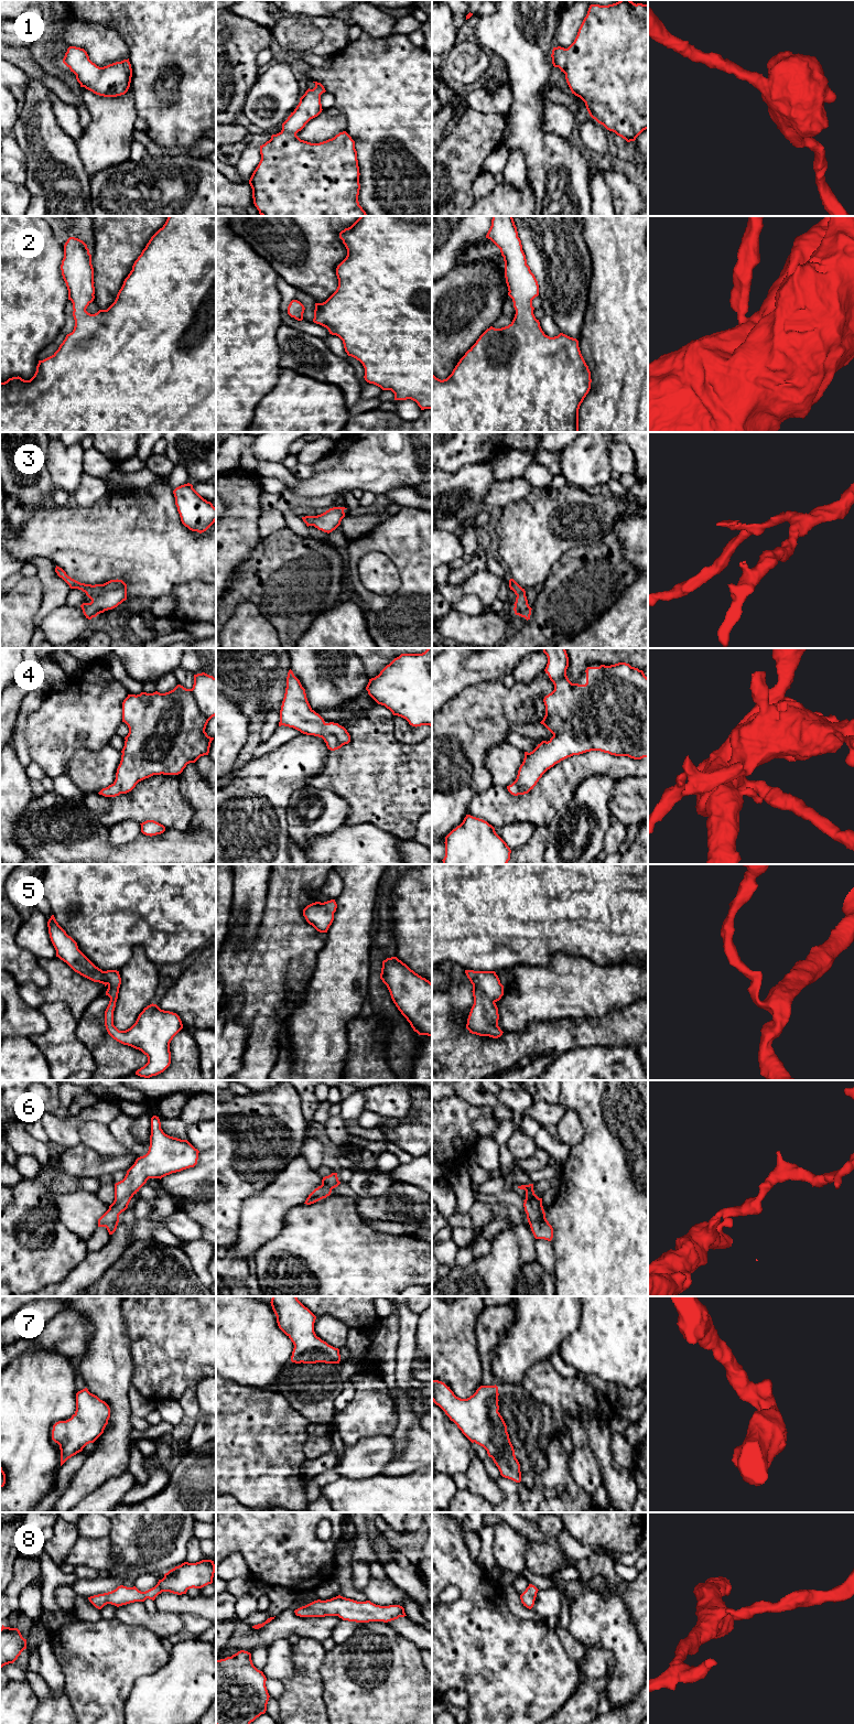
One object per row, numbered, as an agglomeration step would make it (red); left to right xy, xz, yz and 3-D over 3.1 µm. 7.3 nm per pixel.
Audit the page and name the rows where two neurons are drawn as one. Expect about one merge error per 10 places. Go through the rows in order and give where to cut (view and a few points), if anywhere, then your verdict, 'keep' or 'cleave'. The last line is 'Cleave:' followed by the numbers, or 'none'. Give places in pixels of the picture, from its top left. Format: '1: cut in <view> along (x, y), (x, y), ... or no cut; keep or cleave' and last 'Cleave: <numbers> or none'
1: no cut; keep
2: no cut; keep
3: no cut; keep
4: no cut; keep
5: no cut; keep
6: no cut; keep
7: no cut; keep
8: no cut; keep
Cleave: none

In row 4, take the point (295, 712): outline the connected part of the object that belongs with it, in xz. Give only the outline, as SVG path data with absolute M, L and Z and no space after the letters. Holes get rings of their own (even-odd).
M290 669L287 688L280 710L279 726L293 728L306 735L322 737L331 751L350 742L347 730L338 723L326 723L310 705L305 689Z

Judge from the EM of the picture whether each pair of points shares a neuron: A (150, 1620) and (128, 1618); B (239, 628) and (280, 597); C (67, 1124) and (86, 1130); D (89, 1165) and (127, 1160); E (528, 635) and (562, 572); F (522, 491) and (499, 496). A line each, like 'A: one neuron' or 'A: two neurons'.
A: one neuron
B: two neurons
C: two neurons
D: one neuron
E: one neuron
F: one neuron

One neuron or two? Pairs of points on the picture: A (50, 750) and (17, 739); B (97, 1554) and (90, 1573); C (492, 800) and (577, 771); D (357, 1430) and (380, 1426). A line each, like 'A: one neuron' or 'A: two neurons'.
A: two neurons
B: two neurons
C: one neuron
D: one neuron

